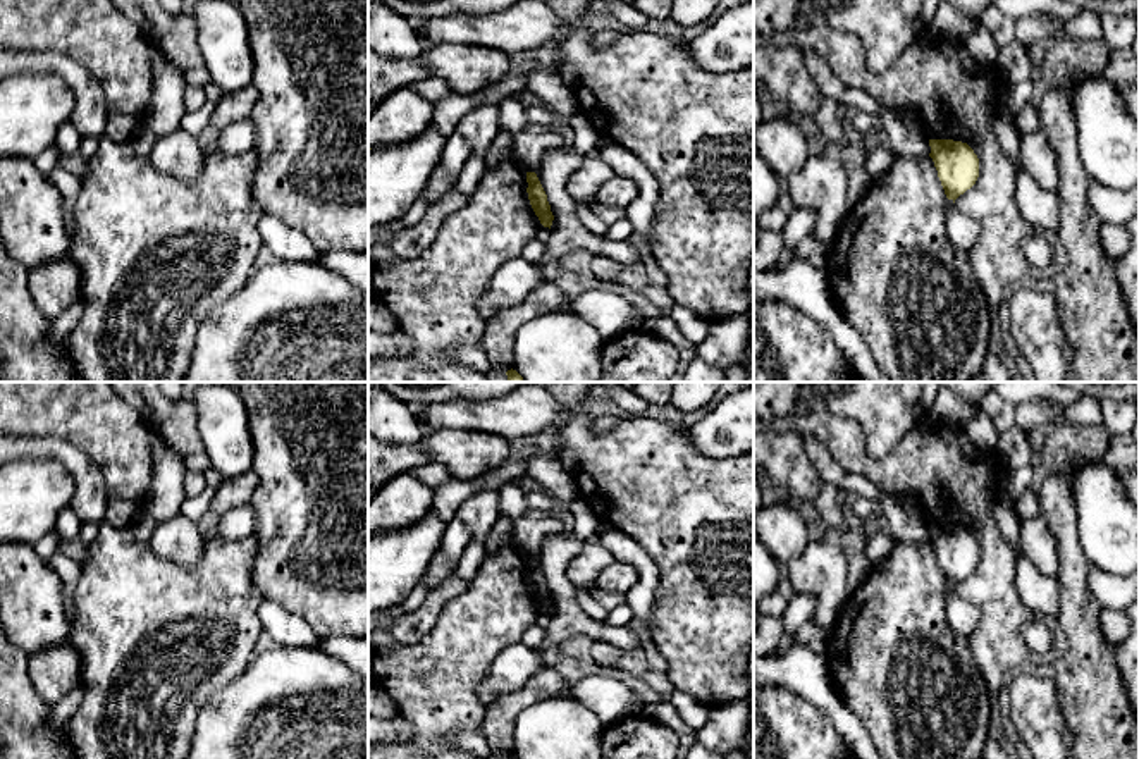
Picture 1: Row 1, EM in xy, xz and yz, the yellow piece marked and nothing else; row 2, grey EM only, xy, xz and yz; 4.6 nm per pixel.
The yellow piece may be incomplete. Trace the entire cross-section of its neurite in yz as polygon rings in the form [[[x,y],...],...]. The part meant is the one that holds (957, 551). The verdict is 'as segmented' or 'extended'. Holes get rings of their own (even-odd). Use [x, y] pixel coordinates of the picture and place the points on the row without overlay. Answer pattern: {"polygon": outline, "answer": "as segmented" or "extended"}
{"polygon": [[[929,525],[938,563],[948,585],[955,585],[970,575],[979,563],[979,544],[974,535],[962,527]]], "answer": "as segmented"}

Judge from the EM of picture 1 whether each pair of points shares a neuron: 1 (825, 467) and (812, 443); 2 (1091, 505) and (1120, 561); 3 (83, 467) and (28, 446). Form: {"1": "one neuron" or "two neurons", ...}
{"1": "one neuron", "2": "one neuron", "3": "one neuron"}

